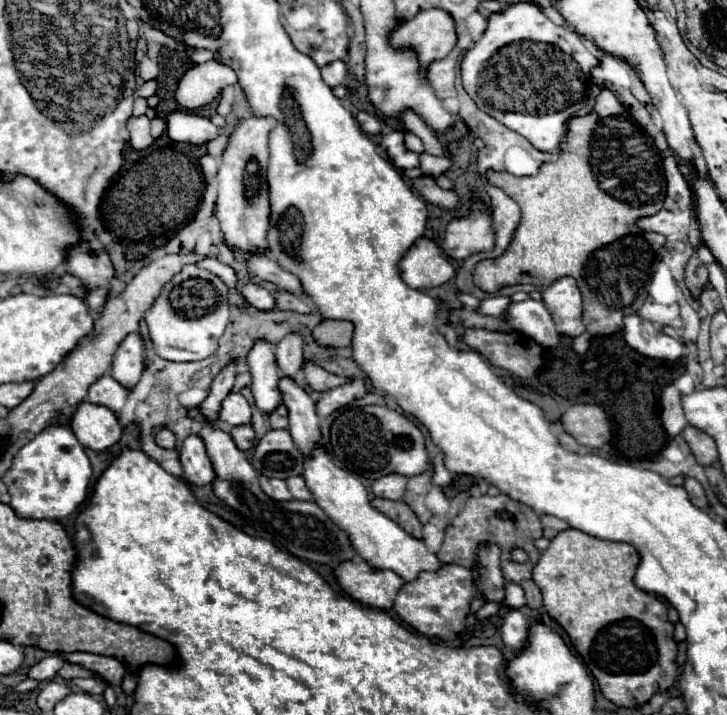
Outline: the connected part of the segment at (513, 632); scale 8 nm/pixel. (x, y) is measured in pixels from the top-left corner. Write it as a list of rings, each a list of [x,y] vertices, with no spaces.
[[[504,608],[504,622],[502,622],[502,640],[504,644],[512,646],[514,650],[520,650],[526,644],[526,630],[528,630],[528,618],[518,608]]]

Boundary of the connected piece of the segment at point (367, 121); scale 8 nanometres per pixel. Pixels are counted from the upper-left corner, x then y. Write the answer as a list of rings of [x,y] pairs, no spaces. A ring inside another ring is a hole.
[[[358,112],[356,120],[358,120],[360,128],[362,128],[366,134],[380,134],[380,132],[382,132],[382,122],[380,122],[376,116],[368,114],[368,112]]]

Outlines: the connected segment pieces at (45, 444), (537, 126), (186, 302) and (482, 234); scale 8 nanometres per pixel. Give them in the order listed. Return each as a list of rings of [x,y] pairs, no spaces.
[[[50,426],[26,444],[14,458],[14,466],[6,472],[6,488],[12,496],[12,510],[20,518],[64,518],[78,510],[84,502],[92,478],[92,466],[82,444],[70,426]]]
[[[518,2],[506,6],[502,12],[494,12],[488,18],[486,32],[474,44],[474,48],[466,52],[460,70],[464,90],[480,110],[528,138],[538,150],[554,152],[564,136],[562,130],[566,130],[566,122],[584,106],[590,86],[590,70],[598,64],[600,60],[584,46],[578,34],[566,26],[554,24],[534,4]]]
[[[194,266],[194,274],[196,278],[190,278],[178,286],[168,284],[144,316],[154,344],[154,352],[164,360],[188,362],[208,358],[216,352],[218,340],[228,324],[230,304],[224,282],[212,272],[198,266]]]
[[[474,204],[468,218],[452,220],[446,228],[444,252],[454,260],[464,260],[470,254],[492,250],[494,246],[494,230],[492,218],[486,212],[484,204]]]

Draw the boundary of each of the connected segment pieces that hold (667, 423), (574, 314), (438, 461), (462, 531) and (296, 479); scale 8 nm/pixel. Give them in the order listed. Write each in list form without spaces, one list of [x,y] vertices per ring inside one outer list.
[[[674,384],[666,386],[666,390],[662,394],[662,424],[670,436],[678,436],[682,432],[682,428],[688,424],[680,398],[682,396],[674,388]]]
[[[570,276],[558,278],[552,286],[542,290],[542,302],[548,308],[558,334],[578,336],[584,334],[582,324],[582,296],[576,280]]]
[[[438,454],[434,458],[434,476],[432,476],[432,484],[434,486],[448,486],[452,482],[452,474],[446,470],[444,462],[442,462],[442,454]]]
[[[498,494],[498,496],[478,496],[478,498],[468,498],[462,512],[458,516],[454,516],[454,520],[450,522],[450,526],[446,528],[446,538],[442,548],[438,550],[438,558],[444,564],[458,564],[458,566],[466,566],[472,568],[472,548],[476,548],[480,542],[496,542],[502,548],[502,558],[508,560],[508,552],[514,546],[520,546],[528,552],[530,560],[526,564],[522,564],[520,568],[504,568],[504,578],[510,582],[516,582],[524,588],[526,592],[526,602],[532,608],[542,606],[542,594],[540,588],[534,584],[532,580],[532,568],[536,566],[540,552],[534,548],[534,540],[542,536],[542,524],[540,524],[540,516],[536,516],[536,512],[516,500],[512,500],[506,494]]]
[[[292,476],[292,478],[286,480],[286,484],[288,484],[288,488],[290,488],[290,494],[292,494],[296,500],[312,500],[312,494],[310,494],[310,490],[306,488],[302,476]]]

